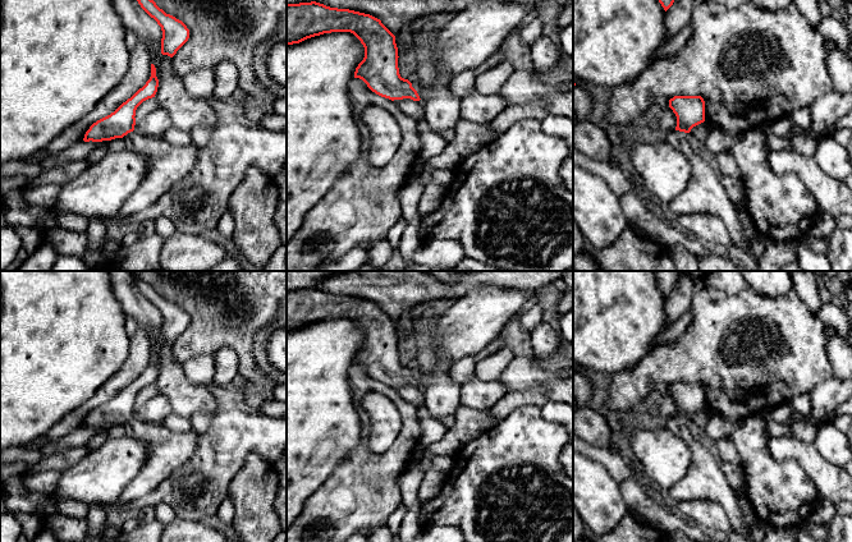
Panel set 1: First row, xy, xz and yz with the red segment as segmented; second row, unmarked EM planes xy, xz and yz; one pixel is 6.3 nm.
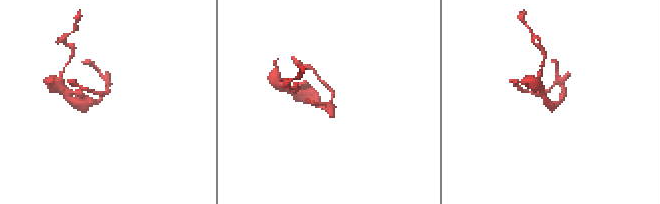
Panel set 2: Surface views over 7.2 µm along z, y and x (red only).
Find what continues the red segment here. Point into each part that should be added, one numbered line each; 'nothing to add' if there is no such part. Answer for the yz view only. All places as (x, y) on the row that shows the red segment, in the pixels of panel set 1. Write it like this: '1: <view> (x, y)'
1: yz (705, 193)

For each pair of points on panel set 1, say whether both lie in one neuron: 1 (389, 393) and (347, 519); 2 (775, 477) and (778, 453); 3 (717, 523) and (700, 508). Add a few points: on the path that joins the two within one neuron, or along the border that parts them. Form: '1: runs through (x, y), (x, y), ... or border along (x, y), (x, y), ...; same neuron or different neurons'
1: runs through (407, 425), (407, 440), (401, 453), (367, 487); same neuron
2: border along (770, 436), (769, 453), (805, 472); different neurons
3: runs through (713, 519), (704, 511); same neuron

